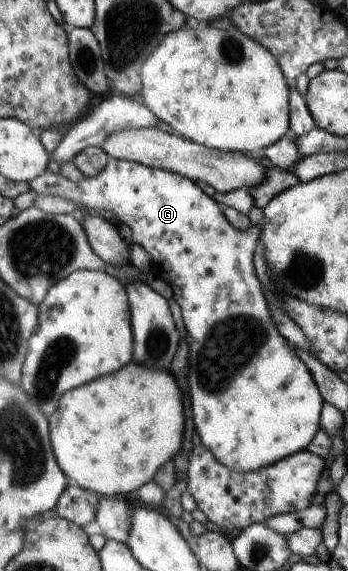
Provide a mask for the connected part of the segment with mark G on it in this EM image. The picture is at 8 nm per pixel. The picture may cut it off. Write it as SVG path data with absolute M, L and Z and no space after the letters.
M110 158L105 169L100 171L99 175L94 178L85 178L78 184L65 179L61 174L56 175L48 169L43 172L43 175L30 181L30 189L36 191L38 195L68 199L77 205L88 207L91 213L97 214L101 209L113 211L117 215L119 223L128 225L131 228L132 243L141 245L152 256L154 270L159 276L162 276L162 279L173 290L173 297L181 307L183 325L186 329L185 333L189 333L189 337L191 337L191 341L189 341L189 377L187 379L189 379L189 387L191 387L189 395L191 395L191 411L193 411L193 421L195 421L195 437L199 439L200 445L205 446L219 463L236 472L252 472L264 466L273 465L294 453L307 450L307 446L320 430L320 413L325 401L321 397L311 377L311 372L307 369L305 363L295 355L291 344L273 325L270 311L266 306L267 301L263 295L263 289L261 289L262 284L259 282L253 266L253 252L261 235L259 225L253 225L247 231L238 231L225 218L225 215L219 209L219 204L211 196L206 195L192 179L167 170L150 168L135 162L115 158Z

